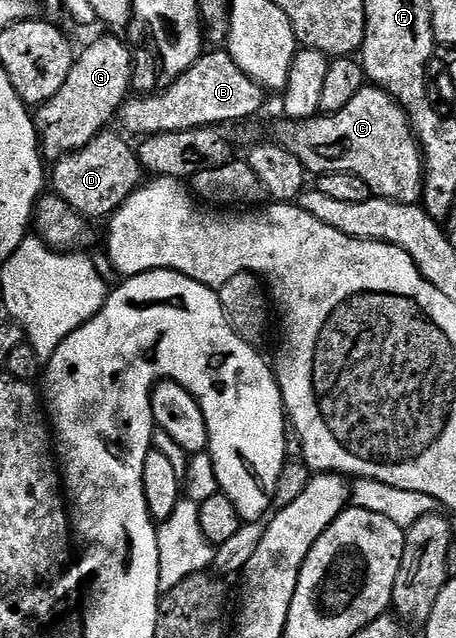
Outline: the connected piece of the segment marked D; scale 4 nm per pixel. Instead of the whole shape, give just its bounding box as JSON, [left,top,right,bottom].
[49,128,145,220]

